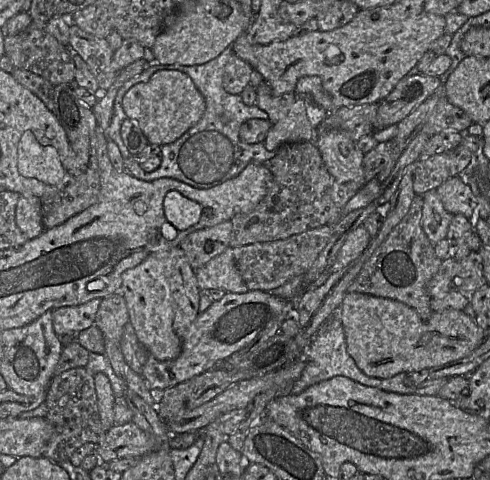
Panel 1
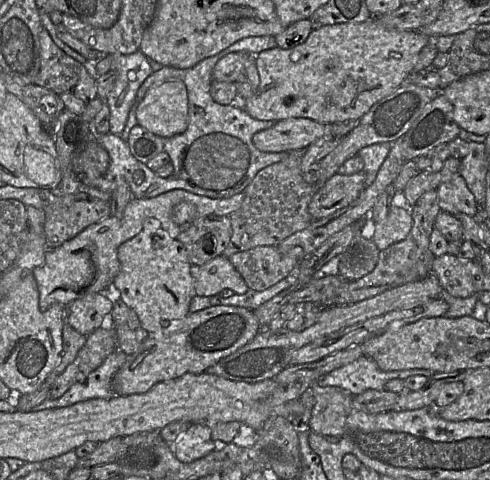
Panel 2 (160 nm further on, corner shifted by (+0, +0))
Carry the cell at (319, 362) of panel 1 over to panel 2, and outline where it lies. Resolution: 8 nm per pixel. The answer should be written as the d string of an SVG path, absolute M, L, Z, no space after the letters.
M361 356L358 360L324 375L317 383L320 386L326 385L340 388L355 397L366 390L382 391L389 380L404 380L415 375L438 380L448 378L448 373L435 372L428 369L383 371L372 359Z

